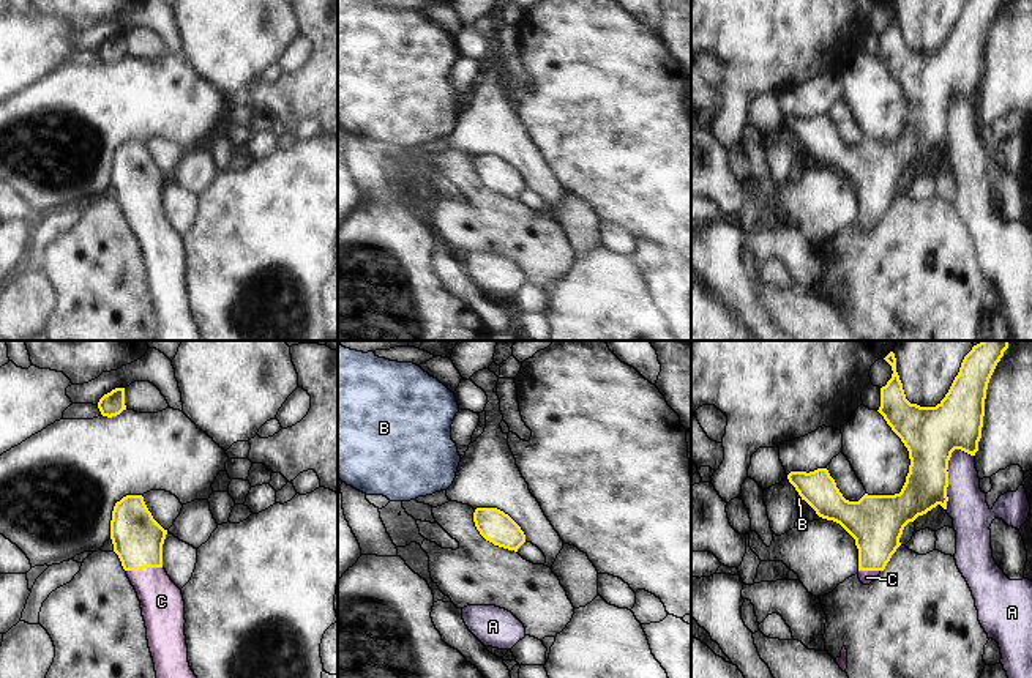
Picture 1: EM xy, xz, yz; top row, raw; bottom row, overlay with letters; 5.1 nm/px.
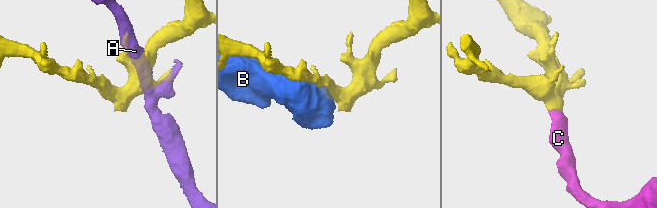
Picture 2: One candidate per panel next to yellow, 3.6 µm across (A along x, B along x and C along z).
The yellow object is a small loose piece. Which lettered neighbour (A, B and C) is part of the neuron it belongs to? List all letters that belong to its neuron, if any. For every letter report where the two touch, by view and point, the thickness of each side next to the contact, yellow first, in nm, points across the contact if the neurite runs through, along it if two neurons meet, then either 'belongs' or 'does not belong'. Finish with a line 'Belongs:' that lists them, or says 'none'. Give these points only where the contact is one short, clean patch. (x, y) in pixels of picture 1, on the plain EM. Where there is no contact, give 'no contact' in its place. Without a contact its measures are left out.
A: meets yellow in yz at (947, 125); 280 nm thick on the yellow side, 200 nm on the other; does not belong
B: meets yellow in yz at (799, 141); 180 nm thick on the yellow side, 30 nm on the other; does not belong
C: meets yellow in xy at (144, 213); 260 nm thick on the yellow side, 220 nm on the other; runs through xy (138, 185), (144, 213), (161, 248); belongs
Belongs: C

